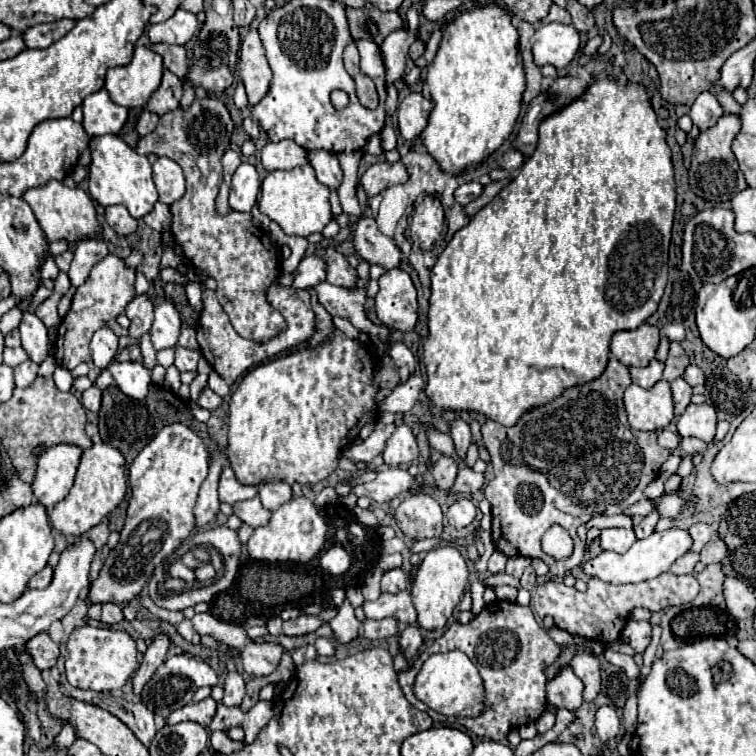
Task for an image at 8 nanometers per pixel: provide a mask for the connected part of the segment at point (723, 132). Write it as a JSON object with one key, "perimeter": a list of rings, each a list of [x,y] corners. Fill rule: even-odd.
{"perimeter":[[[723,115],[717,121],[717,125],[701,131],[699,137],[695,139],[695,147],[693,147],[695,153],[691,157],[691,167],[689,167],[689,185],[697,197],[711,203],[725,203],[747,187],[743,173],[739,169],[739,163],[731,155],[731,141],[739,133],[739,129],[741,129],[741,123],[737,115]]]}

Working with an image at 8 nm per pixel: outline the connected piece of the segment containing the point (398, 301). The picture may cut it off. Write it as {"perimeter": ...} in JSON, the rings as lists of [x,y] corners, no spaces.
{"perimeter":[[[385,271],[379,279],[375,311],[383,325],[413,331],[417,323],[417,293],[407,271]]]}

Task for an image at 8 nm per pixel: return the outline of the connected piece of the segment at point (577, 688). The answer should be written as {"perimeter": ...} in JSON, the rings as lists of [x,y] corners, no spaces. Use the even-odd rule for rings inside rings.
{"perimeter":[[[563,669],[555,679],[549,681],[547,685],[547,703],[557,707],[557,709],[569,709],[569,711],[577,711],[583,703],[581,697],[583,691],[583,683],[581,679],[573,673],[573,669]]]}

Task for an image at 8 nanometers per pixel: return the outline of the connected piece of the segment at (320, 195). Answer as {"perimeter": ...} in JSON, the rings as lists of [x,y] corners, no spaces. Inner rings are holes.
{"perimeter":[[[309,163],[289,171],[271,171],[261,185],[259,209],[271,221],[275,221],[287,235],[299,235],[299,237],[321,233],[323,227],[333,219],[329,203],[329,187],[323,187],[323,183],[315,179],[315,171],[311,171]]]}

